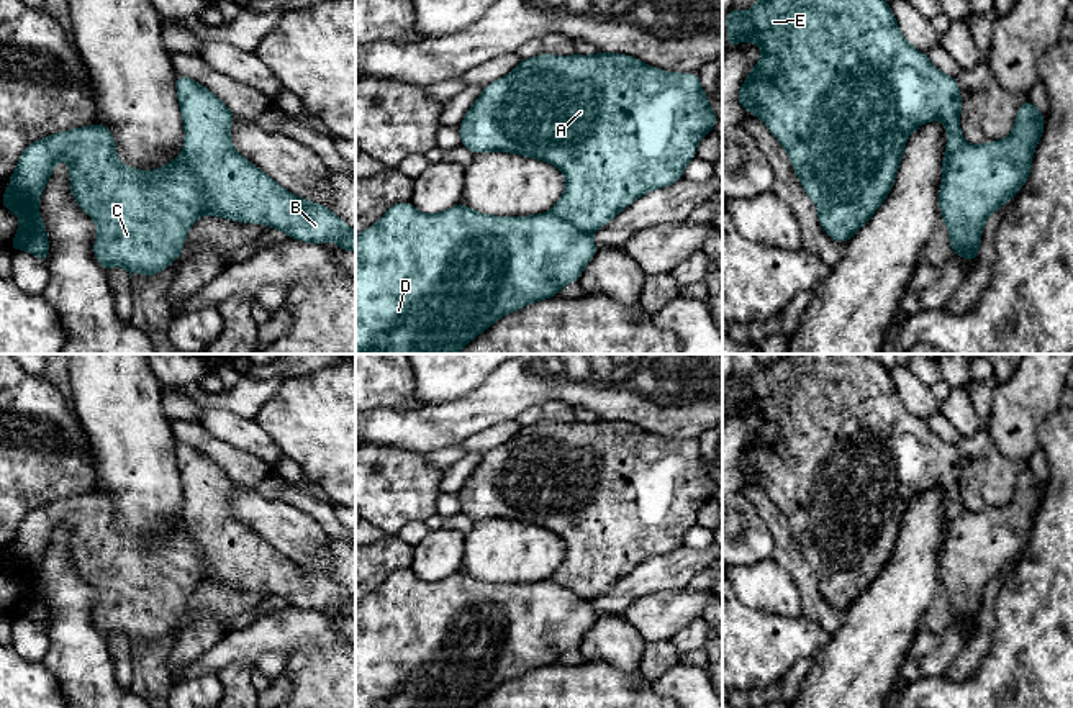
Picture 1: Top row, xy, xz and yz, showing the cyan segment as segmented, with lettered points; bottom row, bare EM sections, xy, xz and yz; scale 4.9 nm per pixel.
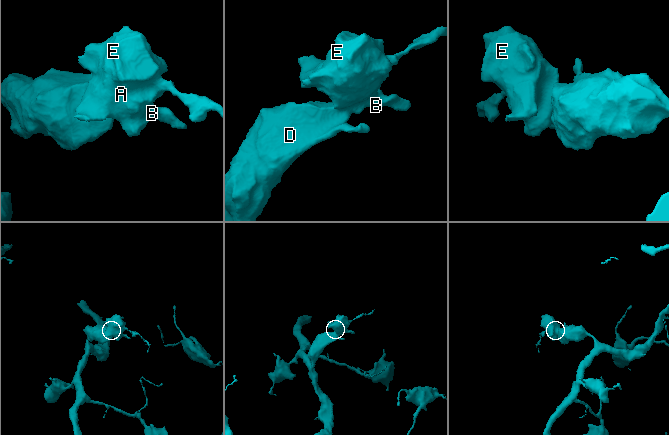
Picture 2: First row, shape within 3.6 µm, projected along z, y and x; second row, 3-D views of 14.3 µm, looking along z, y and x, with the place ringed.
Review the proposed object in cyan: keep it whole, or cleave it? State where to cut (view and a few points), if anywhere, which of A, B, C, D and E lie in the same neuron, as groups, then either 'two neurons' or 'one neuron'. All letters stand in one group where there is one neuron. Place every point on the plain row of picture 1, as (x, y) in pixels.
xy (182, 521), (187, 535), (202, 553), (207, 579) | A B E / C D | two neurons

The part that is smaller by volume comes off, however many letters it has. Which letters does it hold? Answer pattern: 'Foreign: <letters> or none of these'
Foreign: A, B, E

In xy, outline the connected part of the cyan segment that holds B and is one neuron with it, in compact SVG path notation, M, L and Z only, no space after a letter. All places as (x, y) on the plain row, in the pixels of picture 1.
M177 442L175 459L185 495L182 523L203 552L206 582L244 592L264 590L303 610L324 611L334 606L337 616L355 620L355 598L334 579L290 560L233 516L229 493L238 483L213 459L187 442Z

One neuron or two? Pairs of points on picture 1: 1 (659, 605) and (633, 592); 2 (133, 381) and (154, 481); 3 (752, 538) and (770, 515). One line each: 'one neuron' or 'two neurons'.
1: two neurons
2: one neuron
3: two neurons

